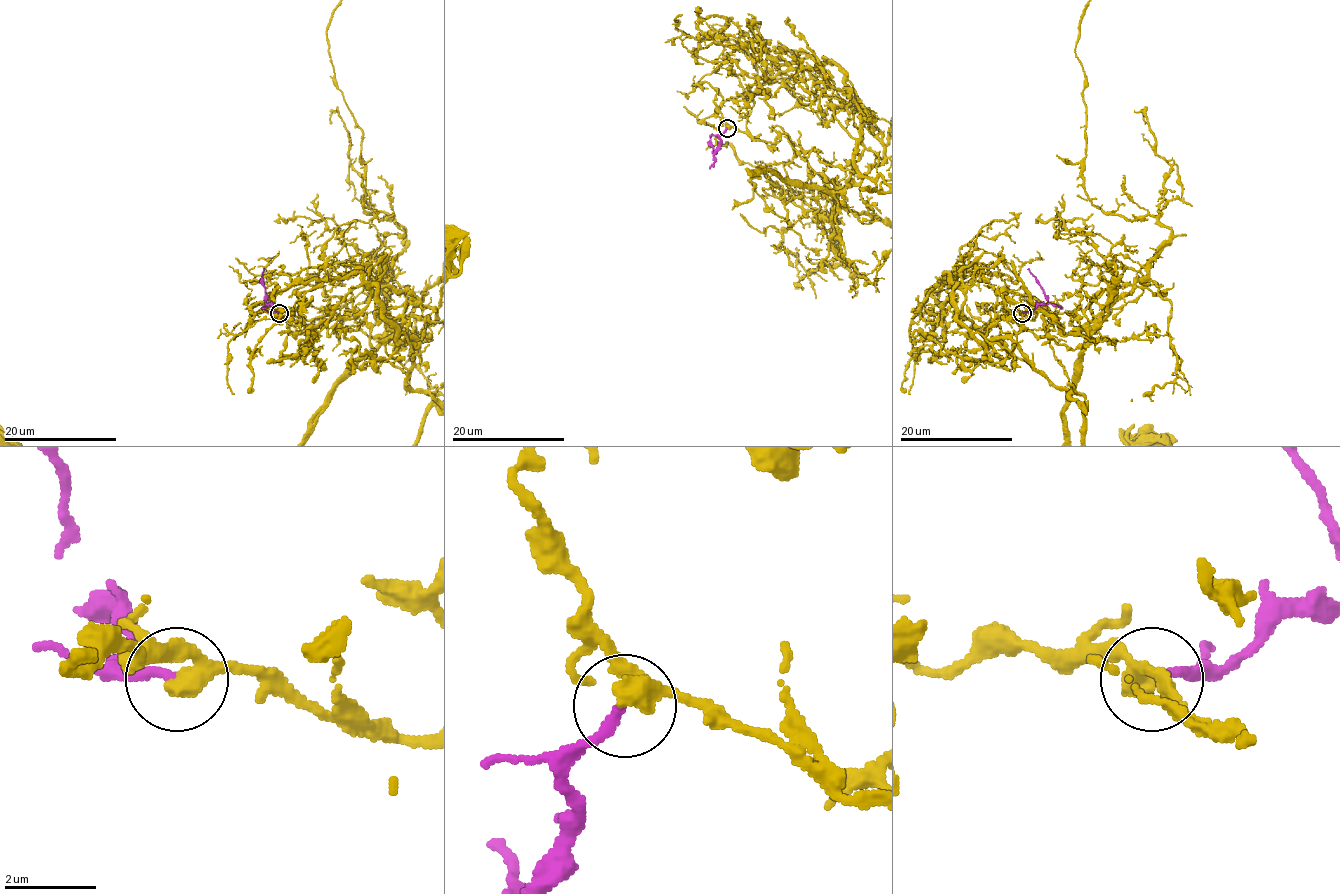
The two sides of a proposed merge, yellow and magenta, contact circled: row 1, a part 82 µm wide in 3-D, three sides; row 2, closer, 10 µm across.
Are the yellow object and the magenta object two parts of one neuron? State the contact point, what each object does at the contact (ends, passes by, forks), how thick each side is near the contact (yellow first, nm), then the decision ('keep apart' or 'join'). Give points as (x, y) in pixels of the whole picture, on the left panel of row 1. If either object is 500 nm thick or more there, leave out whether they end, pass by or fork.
(279, 313) | yellow passes by | magenta ends | 360/200 nm | join

